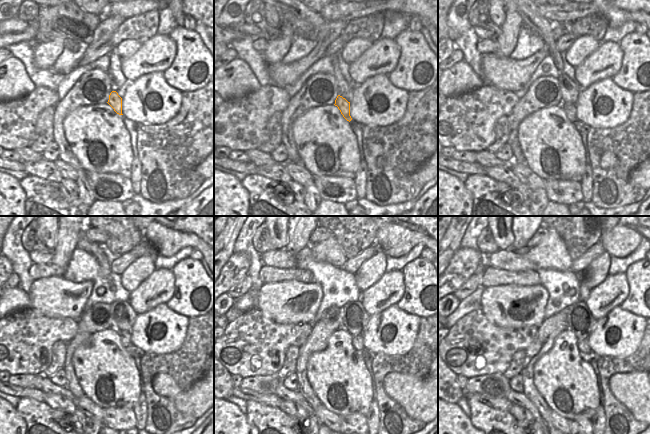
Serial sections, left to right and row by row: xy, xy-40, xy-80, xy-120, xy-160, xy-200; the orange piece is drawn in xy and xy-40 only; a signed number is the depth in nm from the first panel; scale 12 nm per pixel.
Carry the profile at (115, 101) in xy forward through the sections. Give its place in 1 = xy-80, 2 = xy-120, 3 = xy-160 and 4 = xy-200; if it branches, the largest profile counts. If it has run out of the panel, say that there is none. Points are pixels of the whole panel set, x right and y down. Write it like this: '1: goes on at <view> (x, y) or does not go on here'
1: goes on at xy-80 (570, 109)
2: goes on at xy-120 (125, 336)
3: goes on at xy-160 (357, 342)
4: goes on at xy-200 (583, 345)

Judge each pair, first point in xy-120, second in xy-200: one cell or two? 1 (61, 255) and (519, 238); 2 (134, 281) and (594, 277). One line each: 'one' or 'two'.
1: one
2: one

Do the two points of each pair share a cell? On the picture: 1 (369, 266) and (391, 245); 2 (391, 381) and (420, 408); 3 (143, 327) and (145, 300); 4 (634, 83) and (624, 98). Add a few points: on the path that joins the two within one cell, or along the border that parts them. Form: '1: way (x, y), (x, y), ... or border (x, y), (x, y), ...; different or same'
1: border (380, 249), (386, 254); different
2: way (398, 386), (413, 401); same
3: border (165, 302), (160, 302), (151, 309), (138, 314); different
4: border (611, 78), (617, 85), (633, 93); different

